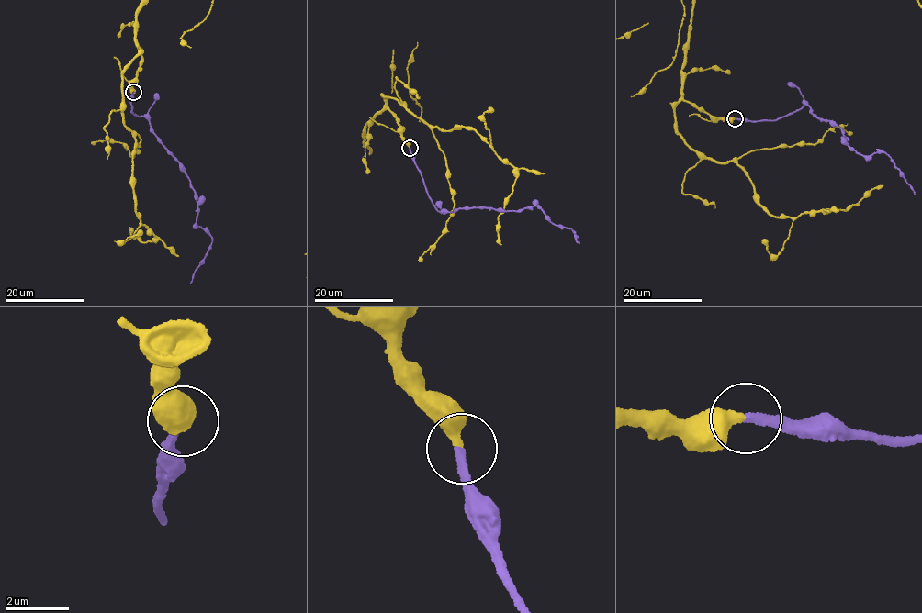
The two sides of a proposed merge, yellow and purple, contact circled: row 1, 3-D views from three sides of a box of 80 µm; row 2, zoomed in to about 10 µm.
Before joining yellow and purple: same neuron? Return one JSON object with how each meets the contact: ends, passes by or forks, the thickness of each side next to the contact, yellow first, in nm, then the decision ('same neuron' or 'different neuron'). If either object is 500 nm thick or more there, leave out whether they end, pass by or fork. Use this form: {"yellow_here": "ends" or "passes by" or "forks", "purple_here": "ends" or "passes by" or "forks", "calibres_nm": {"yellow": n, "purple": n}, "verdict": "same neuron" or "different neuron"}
{"yellow_here": "ends", "purple_here": "ends", "calibres_nm": {"yellow": 420, "purple": 280}, "verdict": "same neuron"}

